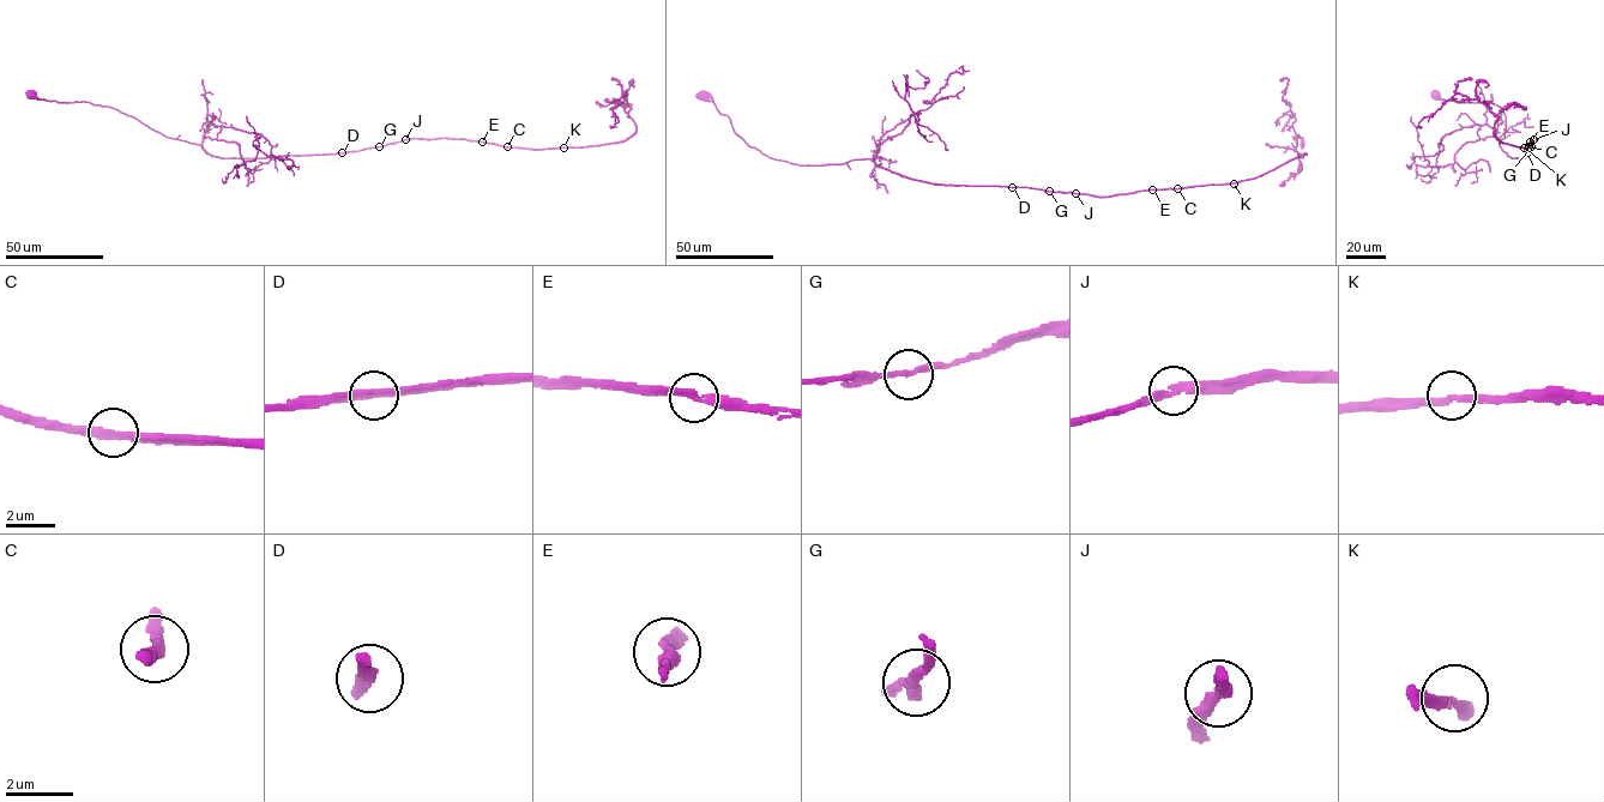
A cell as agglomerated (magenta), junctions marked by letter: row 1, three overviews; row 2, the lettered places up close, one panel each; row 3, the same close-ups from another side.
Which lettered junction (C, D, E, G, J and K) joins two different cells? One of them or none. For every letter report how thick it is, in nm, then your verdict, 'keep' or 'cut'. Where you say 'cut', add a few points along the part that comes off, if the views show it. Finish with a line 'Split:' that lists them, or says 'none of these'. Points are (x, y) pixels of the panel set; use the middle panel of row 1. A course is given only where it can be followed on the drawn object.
C: 280 nm thick; keep
D: 280 nm thick; keep
E: 240 nm thick; keep
G: 200 nm thick; keep
J: 280 nm thick; keep
K: 240 nm thick; keep
Split: none of these

